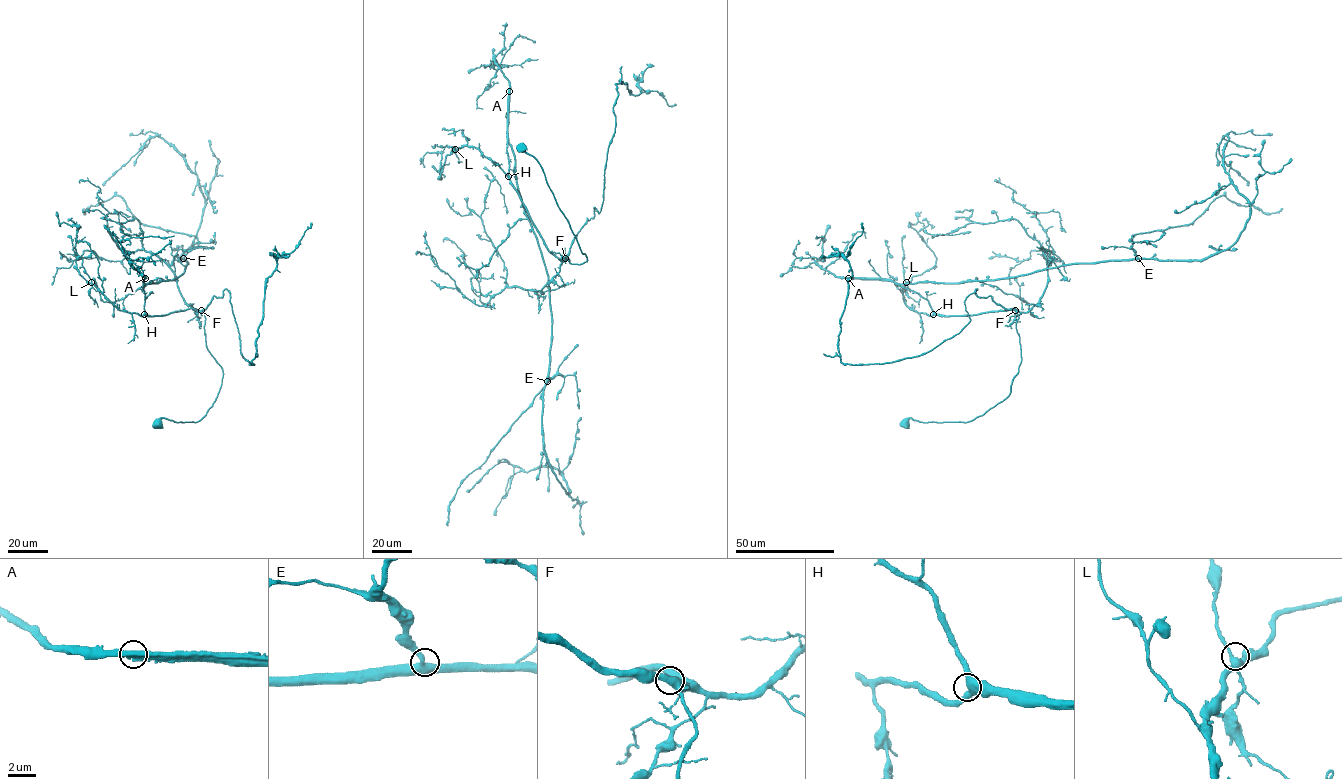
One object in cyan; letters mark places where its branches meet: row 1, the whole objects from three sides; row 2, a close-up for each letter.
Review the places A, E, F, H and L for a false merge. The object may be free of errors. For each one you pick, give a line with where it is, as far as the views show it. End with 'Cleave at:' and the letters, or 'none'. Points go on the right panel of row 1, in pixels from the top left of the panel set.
A: Place: (848, 278)
Cleave at: A

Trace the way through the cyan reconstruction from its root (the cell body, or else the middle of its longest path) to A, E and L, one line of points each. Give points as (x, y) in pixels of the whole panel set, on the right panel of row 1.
A: (905, 423), (968, 422), (1008, 395), (1021, 360), (1017, 311), (940, 316), (892, 281), (847, 277)
E: (905, 423), (968, 422), (1008, 395), (1021, 360), (1016, 312), (1039, 300), (1050, 258), (1048, 267), (1138, 258)
L: (905, 423), (968, 422), (983, 415), (1008, 395), (1021, 360), (1016, 310), (928, 316), (905, 304), (906, 282)

